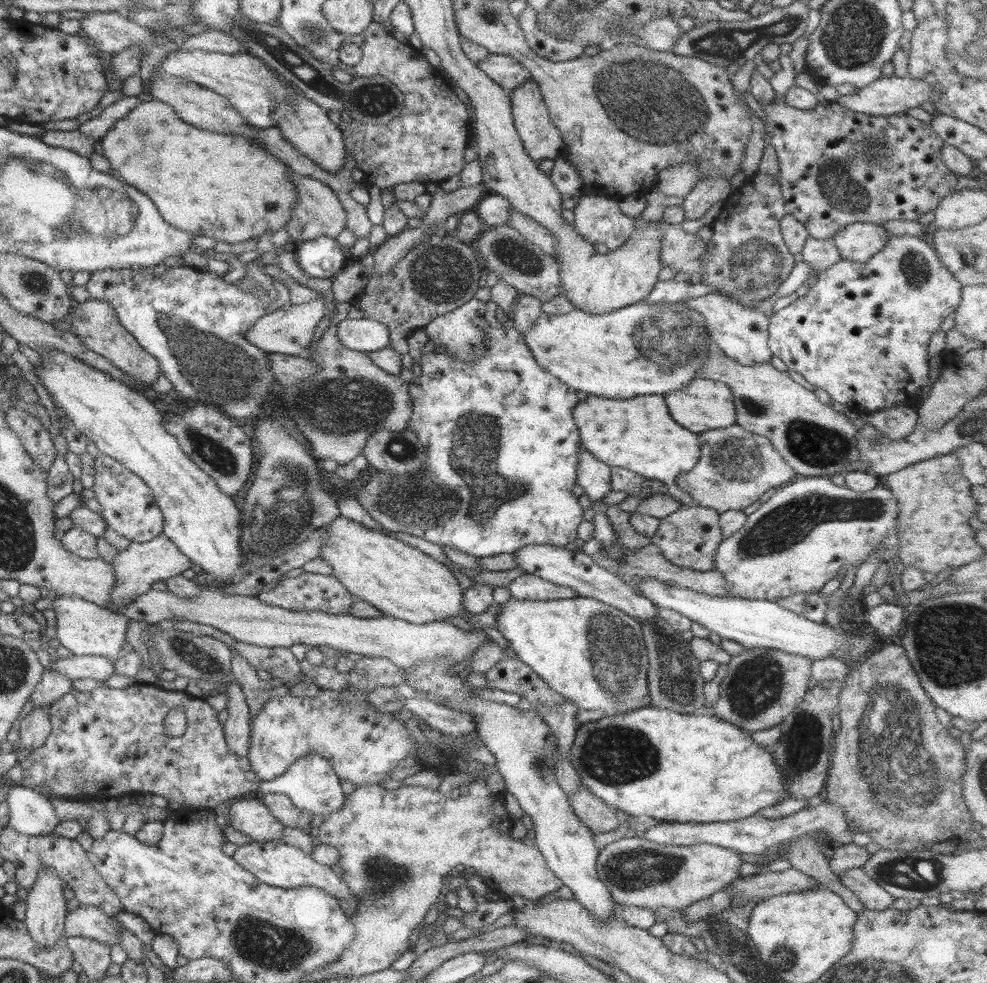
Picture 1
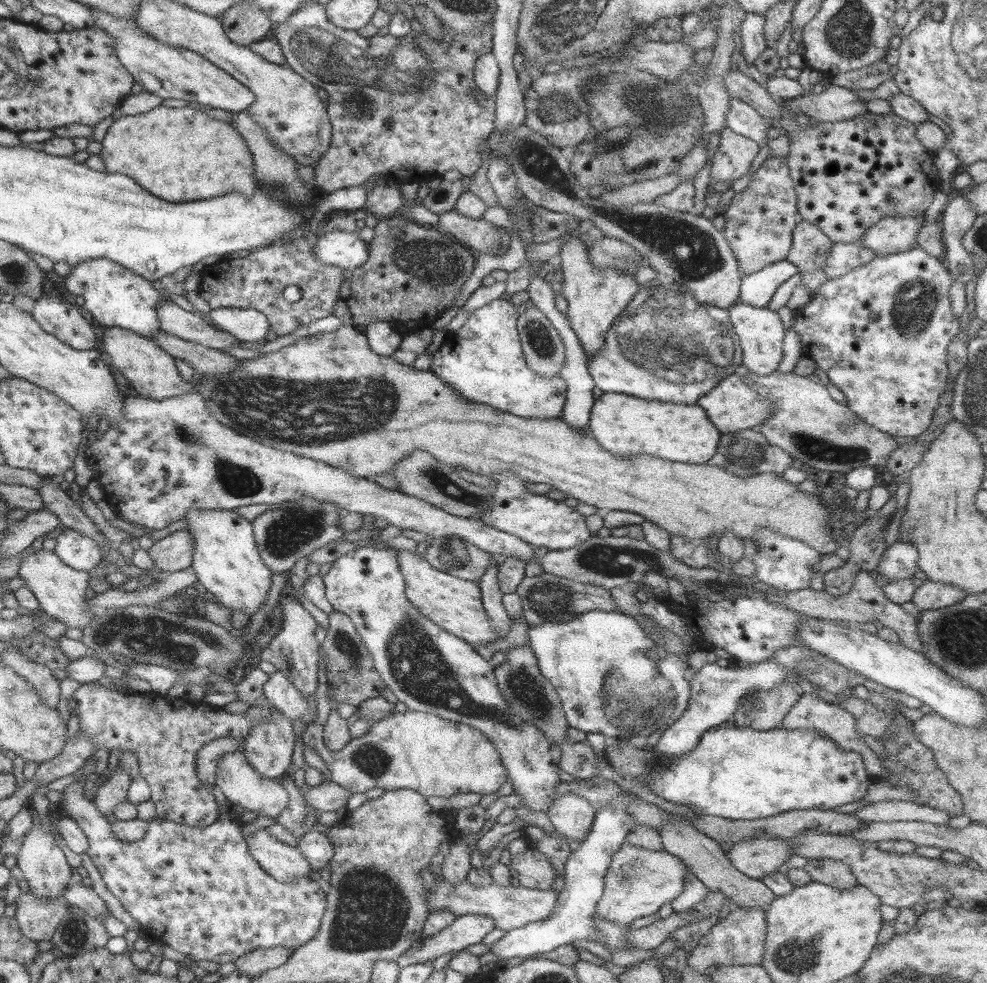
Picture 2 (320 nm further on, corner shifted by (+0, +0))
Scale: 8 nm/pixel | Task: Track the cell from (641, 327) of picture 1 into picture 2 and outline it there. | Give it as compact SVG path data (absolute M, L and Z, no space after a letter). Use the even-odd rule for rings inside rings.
M661 276L660 278L662 284L656 286L656 288L650 286L650 292L646 292L643 286L641 292L637 293L636 312L634 312L634 314L626 314L626 312L622 310L621 314L614 319L612 326L608 329L604 346L596 354L590 356L588 370L594 379L595 386L598 386L598 388L604 390L604 392L631 395L635 398L642 398L643 400L648 398L648 400L660 400L660 402L664 400L664 402L674 402L674 404L696 405L696 403L698 403L698 398L706 395L708 390L712 390L712 387L716 387L723 378L738 372L742 367L743 356L739 343L739 336L733 329L727 309L714 307L708 304L703 305L702 302L696 300L696 297L690 290L679 285L674 278L670 278L670 276Z

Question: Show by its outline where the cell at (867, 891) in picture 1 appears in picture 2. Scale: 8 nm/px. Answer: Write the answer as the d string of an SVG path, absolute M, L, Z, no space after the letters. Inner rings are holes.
M829 858L808 859L804 871L810 875L813 882L826 884L836 890L850 890L850 888L858 886L850 867L840 860Z

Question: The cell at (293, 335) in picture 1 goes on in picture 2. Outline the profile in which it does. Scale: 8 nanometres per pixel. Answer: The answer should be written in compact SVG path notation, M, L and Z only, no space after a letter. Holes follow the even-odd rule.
M160 301L156 306L159 327L168 334L218 350L236 347L239 340L229 332L210 325L198 313L182 309L172 301Z

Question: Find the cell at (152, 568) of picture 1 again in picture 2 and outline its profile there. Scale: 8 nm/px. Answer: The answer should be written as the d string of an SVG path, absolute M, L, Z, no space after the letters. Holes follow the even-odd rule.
M188 530L156 536L149 550L155 568L164 574L184 570L191 566L194 552L194 538Z

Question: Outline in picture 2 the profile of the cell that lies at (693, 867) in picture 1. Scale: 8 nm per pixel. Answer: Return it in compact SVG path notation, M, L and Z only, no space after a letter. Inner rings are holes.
M624 842L612 855L595 914L604 920L615 922L616 925L629 926L632 920L655 914L664 904L678 898L686 888L687 874L692 874L692 871L684 865L684 860L672 853L648 850Z

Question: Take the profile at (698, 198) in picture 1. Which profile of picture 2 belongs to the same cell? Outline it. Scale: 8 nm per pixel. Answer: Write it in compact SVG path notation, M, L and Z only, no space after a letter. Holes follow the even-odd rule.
M727 127L722 129L720 145L711 160L713 163L709 176L712 182L733 183L741 178L749 172L759 149L755 140L736 134Z

